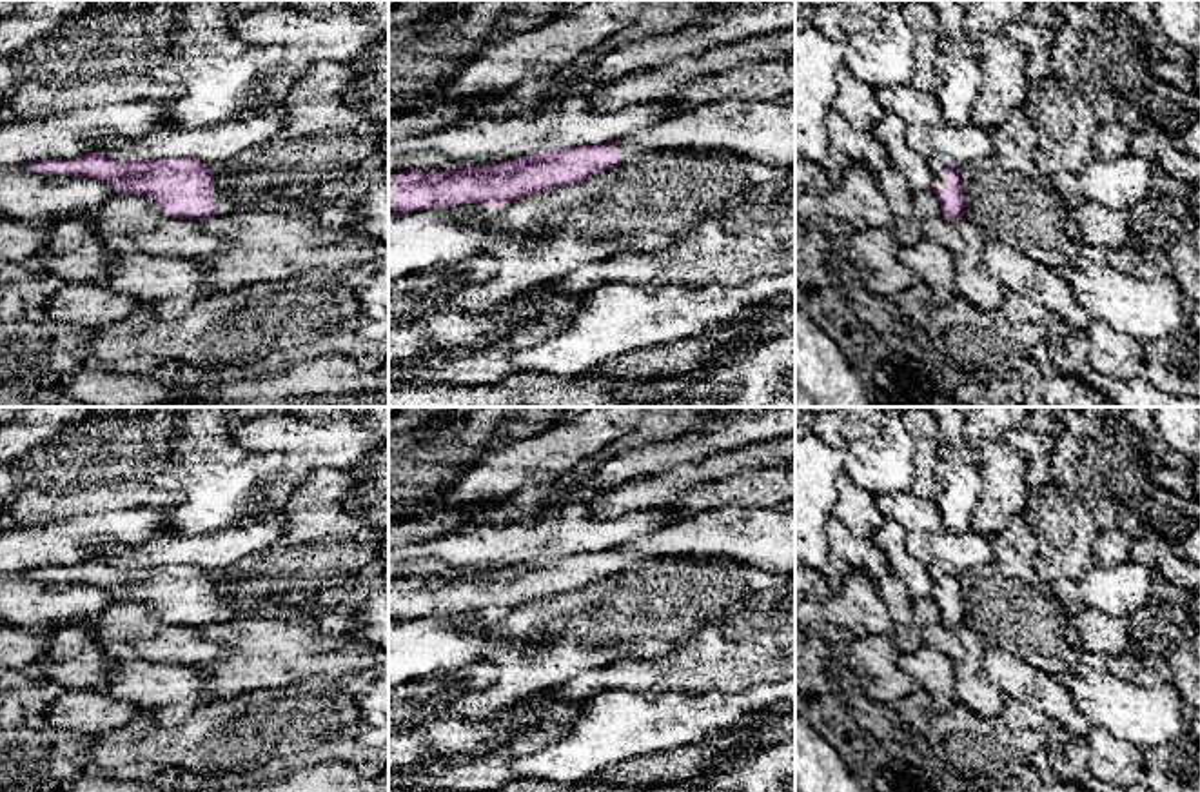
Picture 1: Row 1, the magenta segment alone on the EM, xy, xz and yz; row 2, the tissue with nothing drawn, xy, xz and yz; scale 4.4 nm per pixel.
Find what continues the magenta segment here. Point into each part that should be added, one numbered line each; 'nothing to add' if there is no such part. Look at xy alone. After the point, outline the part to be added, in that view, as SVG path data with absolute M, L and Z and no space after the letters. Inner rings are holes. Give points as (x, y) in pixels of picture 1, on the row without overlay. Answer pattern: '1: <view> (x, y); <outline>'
1: xy (227, 611); M214 585L212 592L216 607L216 623L231 623L243 614L258 614L258 607L251 607L243 598L227 599L218 585Z

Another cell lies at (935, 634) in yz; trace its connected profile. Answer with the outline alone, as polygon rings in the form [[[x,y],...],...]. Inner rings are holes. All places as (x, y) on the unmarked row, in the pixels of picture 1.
[[[933,598],[913,599],[913,616],[920,629],[924,645],[948,656],[953,663],[964,658],[964,648],[940,618],[939,605]]]

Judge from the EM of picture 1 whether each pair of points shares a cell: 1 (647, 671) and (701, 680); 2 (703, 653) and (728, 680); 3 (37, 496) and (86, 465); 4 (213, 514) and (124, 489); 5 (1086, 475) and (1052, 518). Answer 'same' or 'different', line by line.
1: same
2: same
3: same
4: different
5: different

